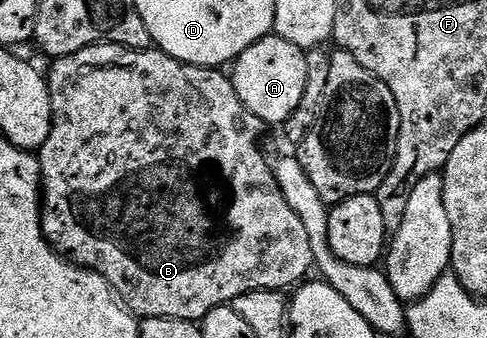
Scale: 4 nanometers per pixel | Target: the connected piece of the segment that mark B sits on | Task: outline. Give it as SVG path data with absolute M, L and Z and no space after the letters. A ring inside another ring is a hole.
M96 43L62 59L53 60L49 65L52 127L48 139L36 152L42 174L42 234L51 247L65 255L71 263L103 275L126 310L139 320L172 317L201 321L208 313L212 313L212 309L233 304L234 299L244 293L260 289L290 289L309 276L306 274L312 271L314 258L312 248L308 245L308 232L304 230L300 217L292 213L292 205L284 201L284 193L280 193L280 185L270 170L267 156L262 156L258 148L258 138L262 135L264 124L242 104L229 74L213 67L181 63L157 49L133 51L131 47L121 47L119 43Z

